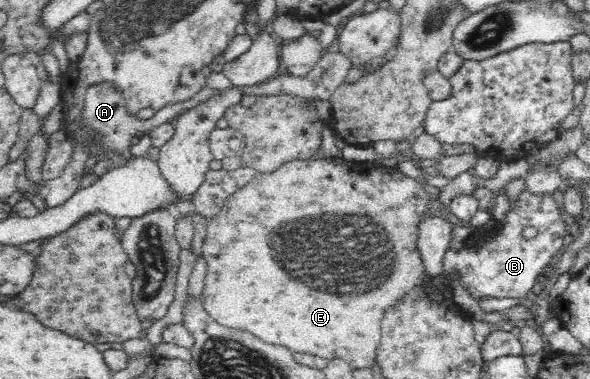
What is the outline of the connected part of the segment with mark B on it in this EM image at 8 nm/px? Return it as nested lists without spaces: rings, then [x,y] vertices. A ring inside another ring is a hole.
[[[525,187],[517,199],[509,204],[509,211],[501,223],[497,222],[495,227],[487,229],[475,228],[460,248],[447,245],[440,263],[443,273],[457,277],[461,287],[476,302],[487,297],[525,298],[537,283],[537,277],[554,262],[565,245],[567,225],[561,208],[559,195],[537,193]],[[526,226],[535,228],[537,234],[529,239],[523,237],[522,231]]]

